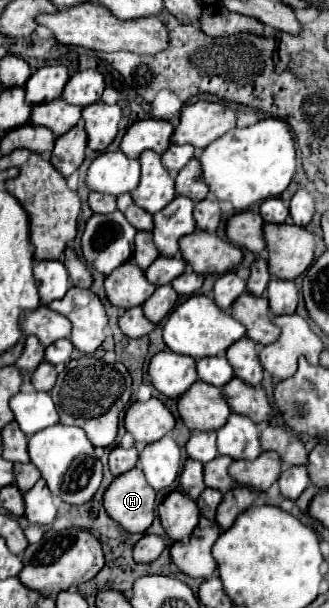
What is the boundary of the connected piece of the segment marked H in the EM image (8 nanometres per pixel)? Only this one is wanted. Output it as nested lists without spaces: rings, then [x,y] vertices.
[[[139,467],[115,477],[103,493],[107,515],[129,533],[145,533],[155,515],[155,491]]]

